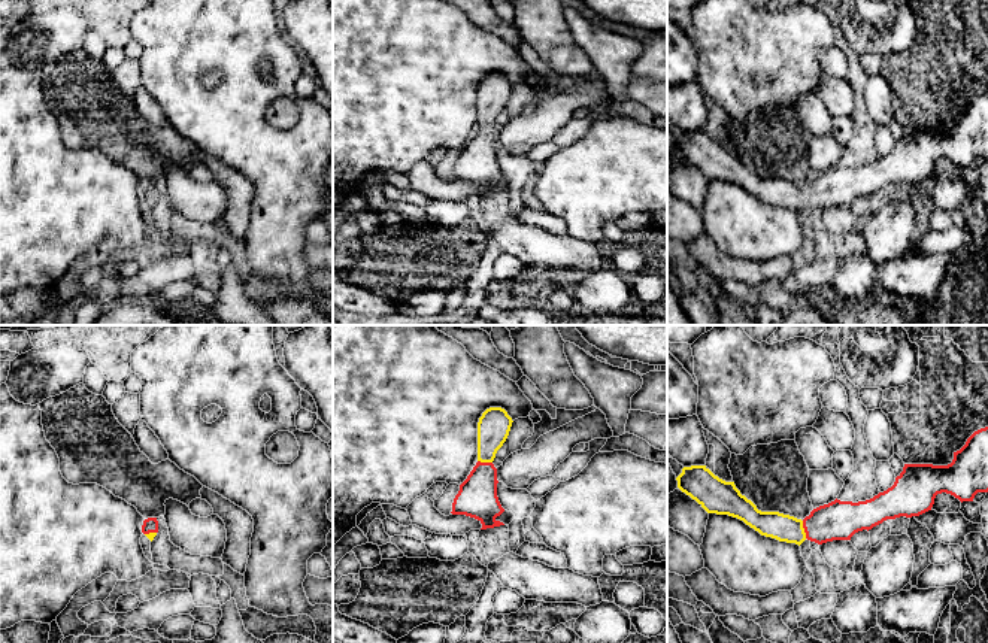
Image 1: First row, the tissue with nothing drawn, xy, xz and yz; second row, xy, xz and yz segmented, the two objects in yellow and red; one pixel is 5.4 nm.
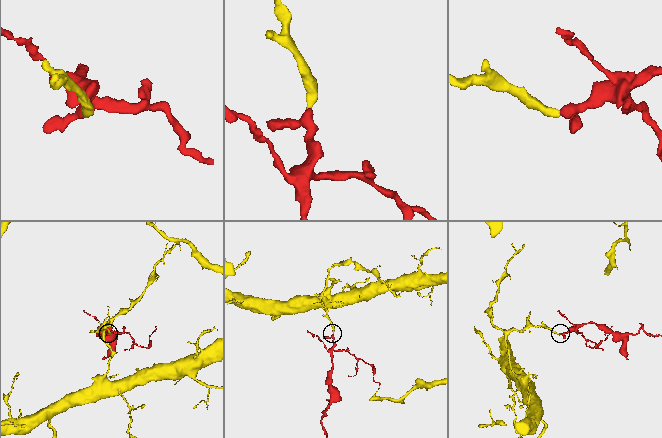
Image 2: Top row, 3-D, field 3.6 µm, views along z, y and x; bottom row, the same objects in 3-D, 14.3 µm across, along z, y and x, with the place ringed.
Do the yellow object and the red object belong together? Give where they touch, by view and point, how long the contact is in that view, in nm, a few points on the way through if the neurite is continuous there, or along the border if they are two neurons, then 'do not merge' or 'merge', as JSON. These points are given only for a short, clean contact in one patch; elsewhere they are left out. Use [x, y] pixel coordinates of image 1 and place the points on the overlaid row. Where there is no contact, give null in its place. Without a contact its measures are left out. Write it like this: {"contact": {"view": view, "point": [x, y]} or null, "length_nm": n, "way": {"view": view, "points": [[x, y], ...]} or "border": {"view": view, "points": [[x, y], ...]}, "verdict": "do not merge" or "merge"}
{"contact": {"view": "yz", "point": [803, 530]}, "length_nm": 100, "way": {"view": "yz", "points": [[782, 527], [803, 530], [839, 519]]}, "verdict": "merge"}

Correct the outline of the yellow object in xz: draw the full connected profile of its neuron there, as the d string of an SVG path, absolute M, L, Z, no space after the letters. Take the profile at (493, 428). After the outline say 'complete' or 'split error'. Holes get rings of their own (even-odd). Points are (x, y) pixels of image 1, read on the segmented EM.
M501 407L487 409L478 422L478 462L460 485L452 503L452 515L466 515L482 524L481 530L504 525L495 518L504 509L497 497L497 468L493 461L506 442L512 418Z | split error

